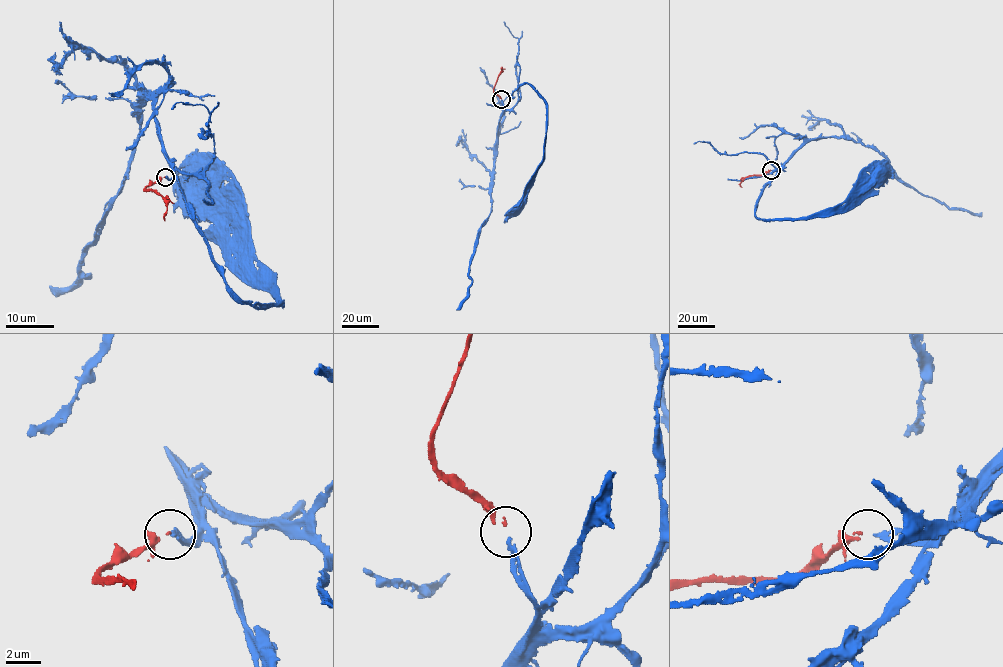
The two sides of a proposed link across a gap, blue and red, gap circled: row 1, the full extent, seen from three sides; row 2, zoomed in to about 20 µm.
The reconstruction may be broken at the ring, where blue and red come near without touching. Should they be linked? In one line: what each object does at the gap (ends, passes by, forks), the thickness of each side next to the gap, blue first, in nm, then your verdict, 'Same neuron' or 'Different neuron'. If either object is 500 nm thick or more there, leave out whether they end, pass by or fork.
At the ring blue ends. At the ring red ends. Thickness 200 nm (blue) against 140 nm. Same neuron

